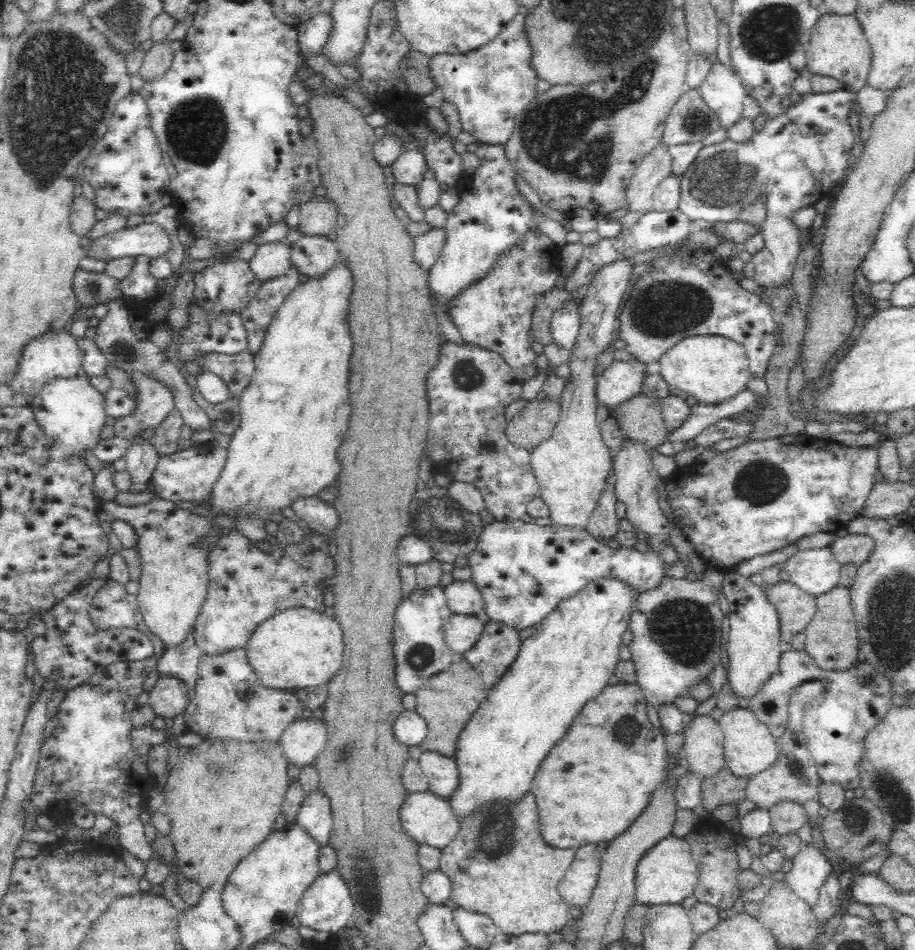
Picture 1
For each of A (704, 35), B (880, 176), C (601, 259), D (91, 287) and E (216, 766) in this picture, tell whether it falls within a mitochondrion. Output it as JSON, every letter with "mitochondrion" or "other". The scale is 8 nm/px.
{"A":"other","B":"other","C":"other","D":"mitochondrion","E":"mitochondrion"}

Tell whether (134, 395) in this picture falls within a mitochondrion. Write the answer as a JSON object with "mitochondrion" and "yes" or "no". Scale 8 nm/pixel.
{"mitochondrion":"no"}

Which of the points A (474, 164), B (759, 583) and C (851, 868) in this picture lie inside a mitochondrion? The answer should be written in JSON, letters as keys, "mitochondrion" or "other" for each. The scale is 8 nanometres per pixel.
{"A":"other","B":"other","C":"other"}

